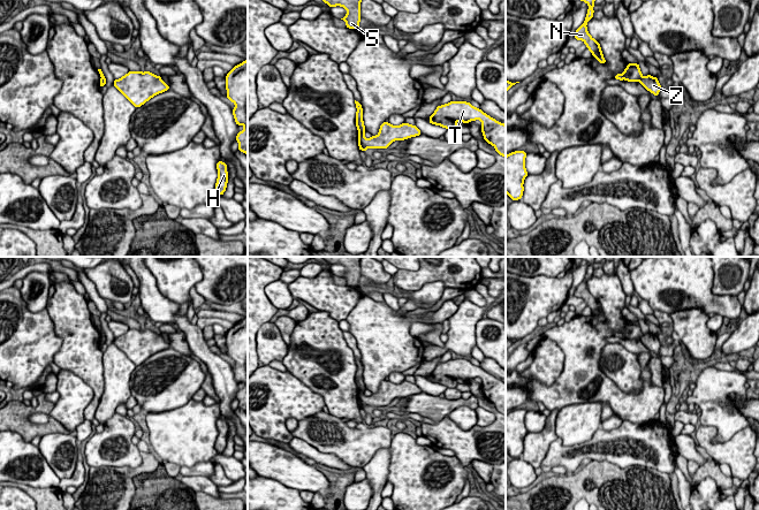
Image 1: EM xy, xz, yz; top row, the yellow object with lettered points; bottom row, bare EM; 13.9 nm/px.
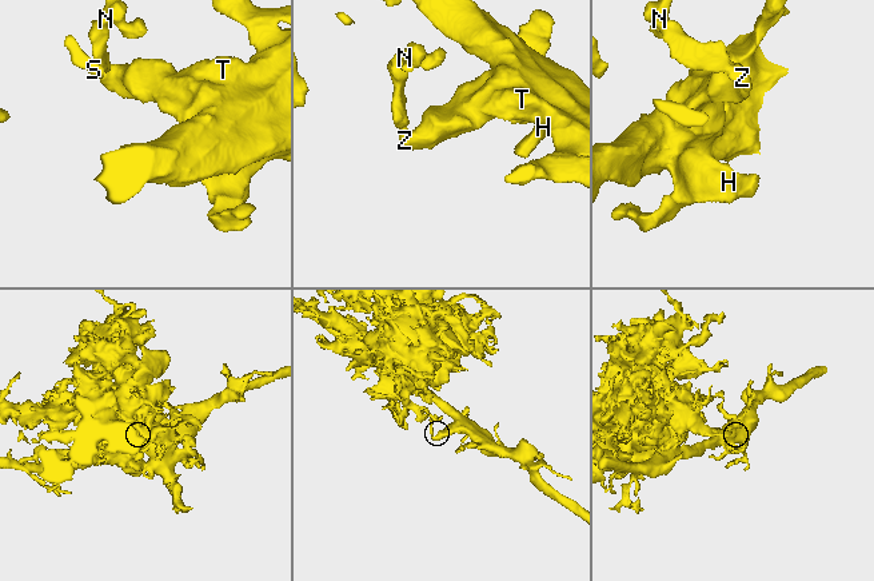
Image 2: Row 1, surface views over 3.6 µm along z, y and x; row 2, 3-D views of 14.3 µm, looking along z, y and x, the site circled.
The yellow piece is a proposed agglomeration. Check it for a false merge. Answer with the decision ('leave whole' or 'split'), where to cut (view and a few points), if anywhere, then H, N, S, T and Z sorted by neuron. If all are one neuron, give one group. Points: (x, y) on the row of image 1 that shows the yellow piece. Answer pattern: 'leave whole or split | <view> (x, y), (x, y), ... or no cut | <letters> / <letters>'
split | xz (359, 134), (363, 135) | H T Z / N S

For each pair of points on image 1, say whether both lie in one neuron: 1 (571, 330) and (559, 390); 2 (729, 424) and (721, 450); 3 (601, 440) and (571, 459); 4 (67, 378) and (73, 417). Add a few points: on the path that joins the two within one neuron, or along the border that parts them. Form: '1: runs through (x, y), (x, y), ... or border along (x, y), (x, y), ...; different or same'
1: runs through (572, 345), (572, 375); same
2: border along (701, 425), (716, 429), (714, 442), (746, 426); different
3: runs through (596, 448), (589, 454), (579, 454); same
4: runs through (70, 387), (71, 408); same

